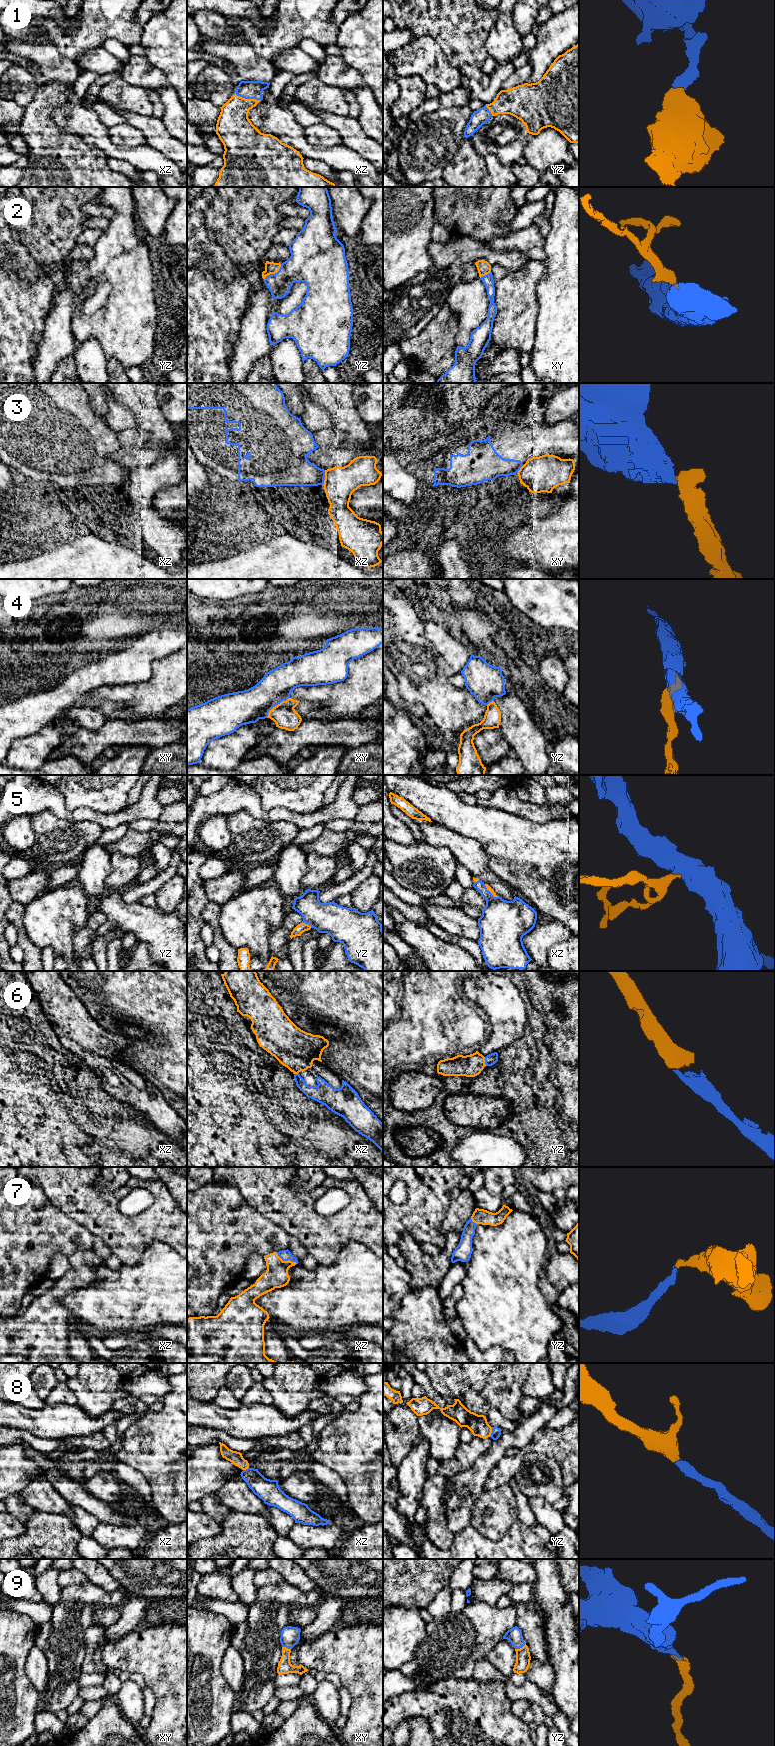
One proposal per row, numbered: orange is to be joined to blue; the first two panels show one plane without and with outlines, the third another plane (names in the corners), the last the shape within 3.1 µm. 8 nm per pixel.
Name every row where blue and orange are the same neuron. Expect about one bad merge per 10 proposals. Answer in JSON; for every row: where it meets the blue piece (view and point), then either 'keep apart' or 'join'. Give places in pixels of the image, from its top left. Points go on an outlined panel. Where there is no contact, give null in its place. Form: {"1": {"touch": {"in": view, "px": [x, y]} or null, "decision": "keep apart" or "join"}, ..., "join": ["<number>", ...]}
{"1": {"touch": {"in": "xz", "px": [249, 98]}, "decision": "join"}, "2": {"touch": {"in": "yz", "px": [273, 274]}, "decision": "join"}, "3": {"touch": {"in": "xz", "px": [324, 477]}, "decision": "keep apart"}, "4": {"touch": {"in": "xy", "px": [276, 705]}, "decision": "join"}, "5": {"touch": {"in": "yz", "px": [307, 923]}, "decision": "join"}, "6": {"touch": {"in": "yz", "px": [485, 1061]}, "decision": "join"}, "7": {"touch": {"in": "xz", "px": [286, 1260]}, "decision": "join"}, "8": {"touch": {"in": "yz", "px": [492, 1432]}, "decision": "join"}, "9": {"touch": {"in": "yz", "px": [520, 1647]}, "decision": "join"}, "join": ["1", "2", "4", "5", "6", "7", "8", "9"]}

